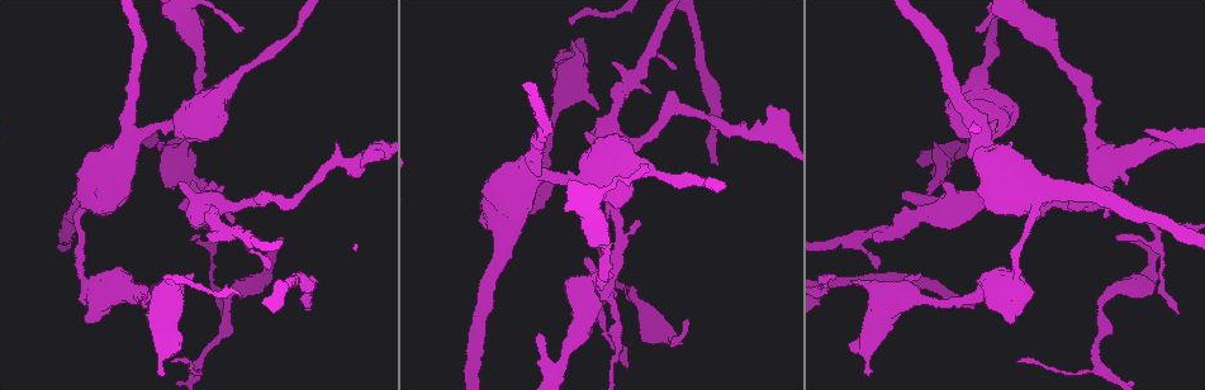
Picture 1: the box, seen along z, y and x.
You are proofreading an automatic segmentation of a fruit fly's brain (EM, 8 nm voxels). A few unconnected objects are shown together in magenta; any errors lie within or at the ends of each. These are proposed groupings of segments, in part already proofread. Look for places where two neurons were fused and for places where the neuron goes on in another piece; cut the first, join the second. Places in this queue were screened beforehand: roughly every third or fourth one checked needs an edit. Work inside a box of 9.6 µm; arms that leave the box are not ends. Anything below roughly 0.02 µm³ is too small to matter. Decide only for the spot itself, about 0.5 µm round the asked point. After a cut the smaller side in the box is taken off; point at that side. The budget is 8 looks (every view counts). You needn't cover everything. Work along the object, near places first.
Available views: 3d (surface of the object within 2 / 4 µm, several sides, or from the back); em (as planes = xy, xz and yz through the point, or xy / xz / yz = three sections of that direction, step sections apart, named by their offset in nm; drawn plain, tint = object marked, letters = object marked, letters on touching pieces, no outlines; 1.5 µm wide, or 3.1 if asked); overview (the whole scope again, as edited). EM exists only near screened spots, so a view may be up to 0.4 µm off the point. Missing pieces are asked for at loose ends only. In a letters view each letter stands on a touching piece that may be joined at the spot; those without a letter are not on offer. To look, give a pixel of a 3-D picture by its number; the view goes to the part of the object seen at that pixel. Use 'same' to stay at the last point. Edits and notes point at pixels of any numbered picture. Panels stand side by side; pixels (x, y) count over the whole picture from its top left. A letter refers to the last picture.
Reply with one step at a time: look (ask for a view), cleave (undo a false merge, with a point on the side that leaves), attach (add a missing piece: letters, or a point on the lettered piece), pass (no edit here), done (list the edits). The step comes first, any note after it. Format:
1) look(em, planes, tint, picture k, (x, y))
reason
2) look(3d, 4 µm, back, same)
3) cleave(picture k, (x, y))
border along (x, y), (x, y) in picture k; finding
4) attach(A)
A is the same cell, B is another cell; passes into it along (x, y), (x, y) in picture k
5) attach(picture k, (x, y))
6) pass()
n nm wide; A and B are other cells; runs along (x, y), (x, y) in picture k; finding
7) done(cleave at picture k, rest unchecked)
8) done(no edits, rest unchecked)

look(3d, 2 µm, picture 1, (717, 164))
long arm stops here

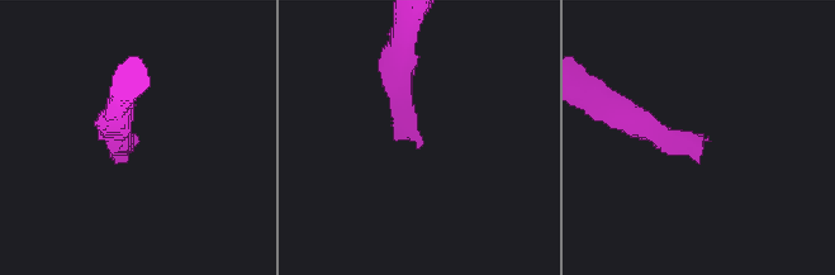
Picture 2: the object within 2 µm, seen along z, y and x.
look(em, yz, step 8, tint, picture 2, (709, 137))

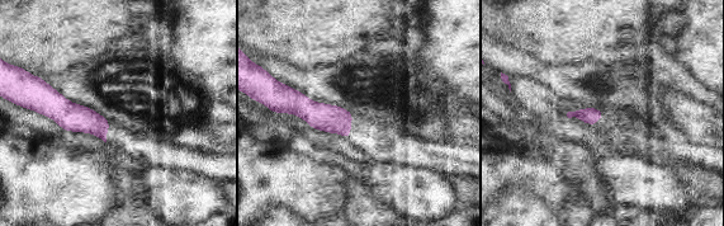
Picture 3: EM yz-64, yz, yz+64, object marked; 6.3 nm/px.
look(em, planes, letters, same)
cut it another way

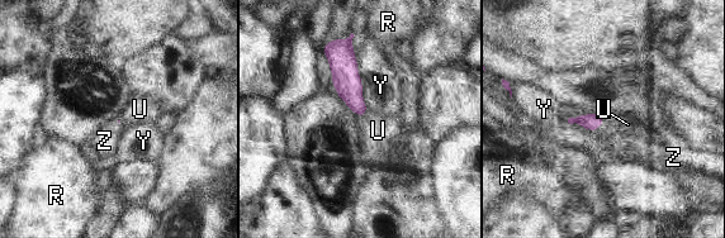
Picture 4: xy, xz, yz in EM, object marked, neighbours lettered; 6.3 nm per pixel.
attach(Z)
Z is the same cell, R, U and Y are other cells; passes into it along (591, 122), (600, 124), (630, 147) in picture 4; the neuron continues

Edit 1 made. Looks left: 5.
look(em, planes, letters, picture 1, (686, 319))
an open end

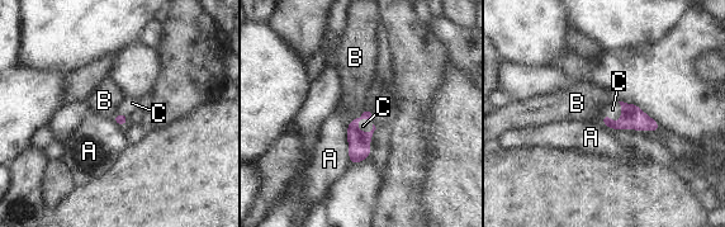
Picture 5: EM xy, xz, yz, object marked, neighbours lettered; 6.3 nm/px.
attach(C)
C is the same cell, A and B are other cells; passes into it along (359, 142), (363, 132), (363, 126) in picture 5; it goes on there

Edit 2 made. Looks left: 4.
done(attach at picture 4, attach at picture 5, rest unchecked)

